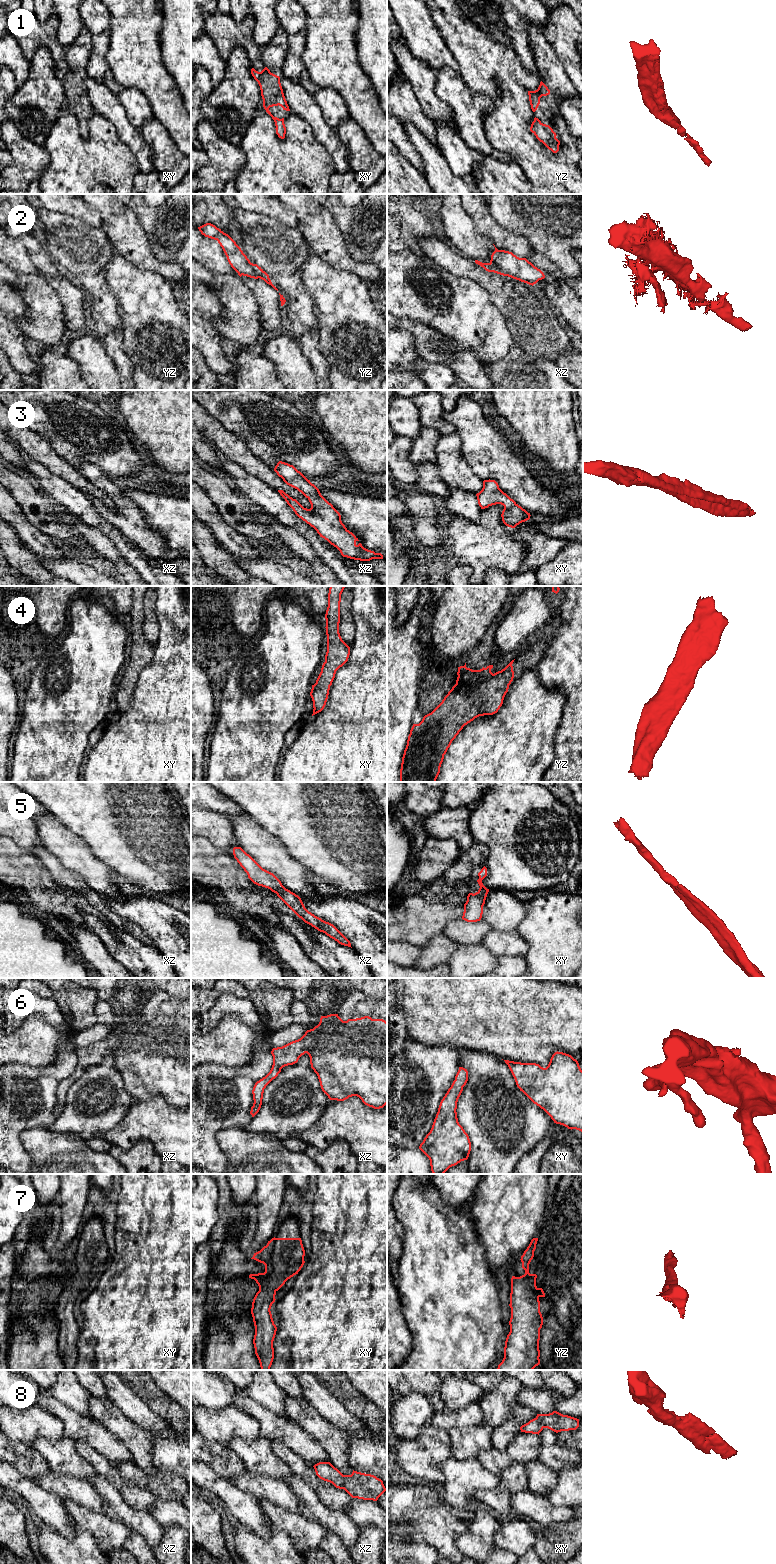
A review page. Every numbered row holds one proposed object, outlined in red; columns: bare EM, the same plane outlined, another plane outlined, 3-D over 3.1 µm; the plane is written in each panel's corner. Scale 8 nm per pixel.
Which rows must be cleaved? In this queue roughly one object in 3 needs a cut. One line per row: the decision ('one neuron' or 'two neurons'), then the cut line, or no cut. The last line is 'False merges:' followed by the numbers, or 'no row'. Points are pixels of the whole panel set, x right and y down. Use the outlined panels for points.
1: one neuron; no cut
2: one neuron; no cut
3: one neuron; no cut
4: one neuron; no cut
5: one neuron; no cut
6: one neuron; no cut
7: one neuron; no cut
8: one neuron; no cut
False merges: no row

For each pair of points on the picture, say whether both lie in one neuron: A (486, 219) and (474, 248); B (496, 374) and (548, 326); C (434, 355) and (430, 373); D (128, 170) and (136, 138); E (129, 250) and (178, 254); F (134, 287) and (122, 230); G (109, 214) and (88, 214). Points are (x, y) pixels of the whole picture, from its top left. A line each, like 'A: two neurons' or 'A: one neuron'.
A: two neurons
B: two neurons
C: two neurons
D: two neurons
E: two neurons
F: two neurons
G: two neurons

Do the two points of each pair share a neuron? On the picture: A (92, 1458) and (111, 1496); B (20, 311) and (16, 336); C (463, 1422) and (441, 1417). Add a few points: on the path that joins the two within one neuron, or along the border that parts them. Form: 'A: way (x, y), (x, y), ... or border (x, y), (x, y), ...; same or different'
A: border (98, 1473), (107, 1479), (117, 1490); different
B: way (14, 317), (13, 330); same
C: way (458, 1419), (446, 1419); same

